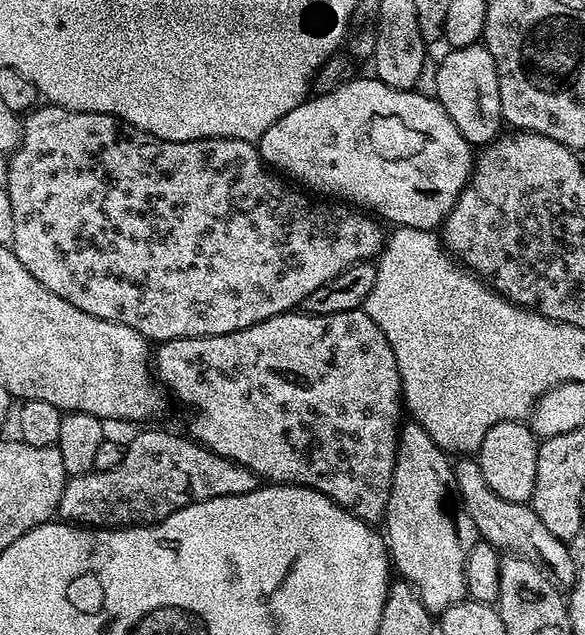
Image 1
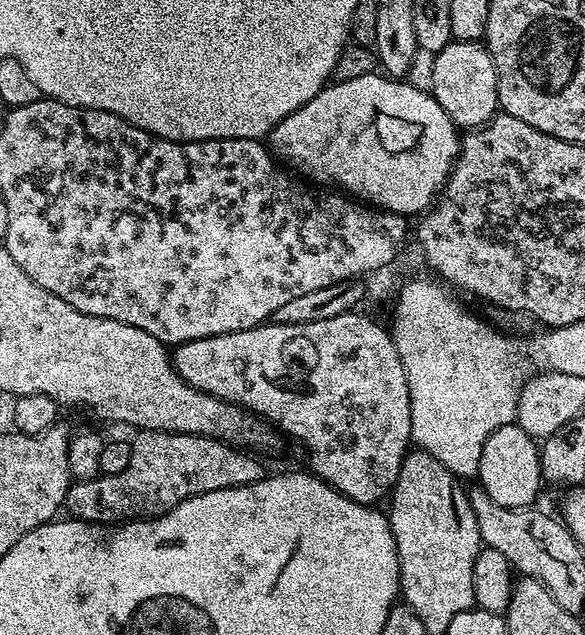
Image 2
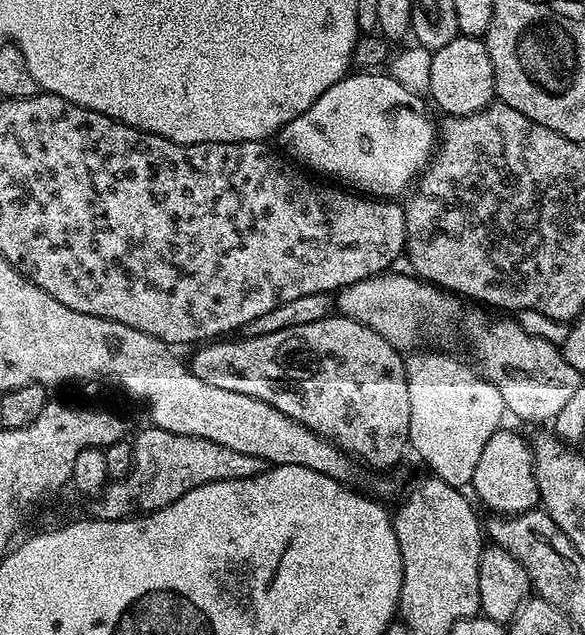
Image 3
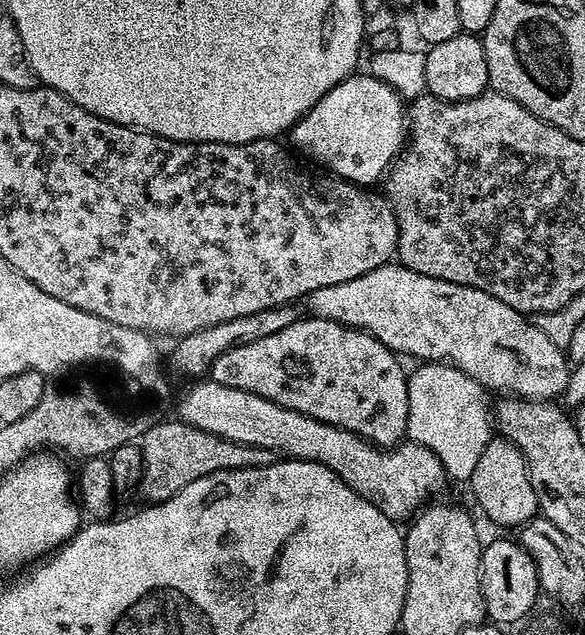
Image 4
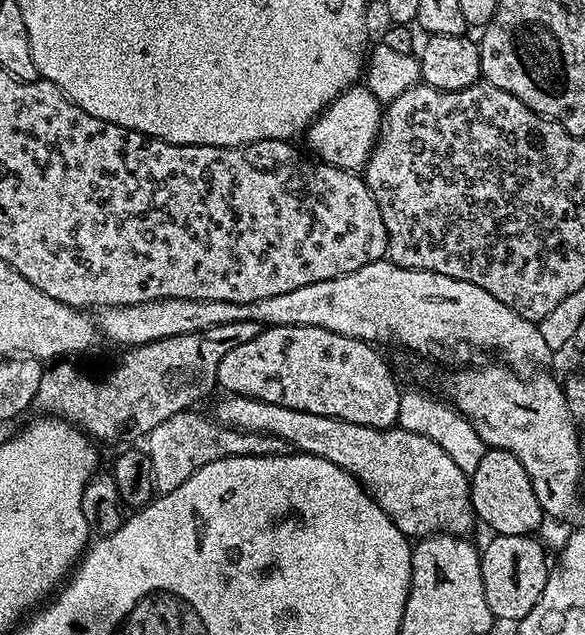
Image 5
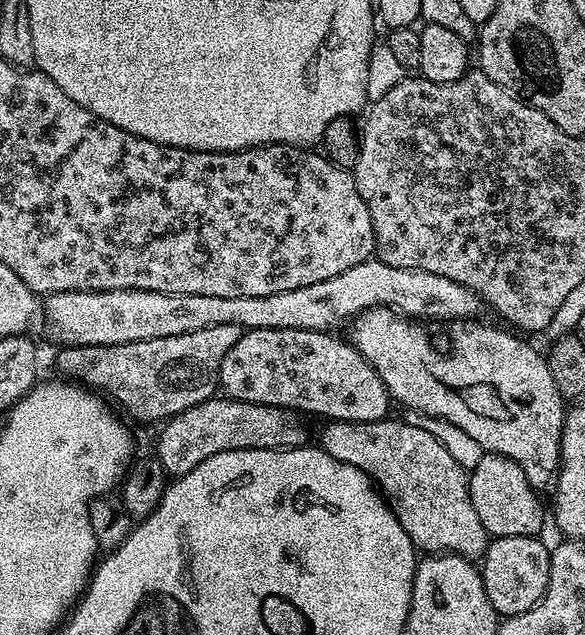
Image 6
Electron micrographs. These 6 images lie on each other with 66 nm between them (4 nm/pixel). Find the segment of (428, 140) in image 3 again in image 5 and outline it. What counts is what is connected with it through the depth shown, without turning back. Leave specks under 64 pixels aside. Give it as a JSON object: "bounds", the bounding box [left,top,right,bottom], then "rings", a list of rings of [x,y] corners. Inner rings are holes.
{"bounds":[306,86,382,170],"rings":[[[353,86],[313,120],[306,133],[306,139],[309,146],[317,152],[313,153],[323,163],[333,164],[336,168],[360,170],[368,163],[370,154],[376,147],[381,119],[382,104],[376,100],[374,94],[365,86]]]}

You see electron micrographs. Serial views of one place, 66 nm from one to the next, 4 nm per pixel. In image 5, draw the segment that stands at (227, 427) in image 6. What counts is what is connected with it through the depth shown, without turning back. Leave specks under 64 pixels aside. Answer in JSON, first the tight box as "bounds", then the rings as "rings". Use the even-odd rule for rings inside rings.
{"bounds":[146,410,290,493],"rings":[[[189,410],[158,422],[146,437],[146,451],[150,466],[154,466],[154,482],[157,493],[178,490],[194,470],[202,470],[210,462],[235,456],[286,456],[290,446],[282,438],[267,436],[265,432],[243,432],[237,428],[227,428],[211,415],[203,416],[200,410]]]}

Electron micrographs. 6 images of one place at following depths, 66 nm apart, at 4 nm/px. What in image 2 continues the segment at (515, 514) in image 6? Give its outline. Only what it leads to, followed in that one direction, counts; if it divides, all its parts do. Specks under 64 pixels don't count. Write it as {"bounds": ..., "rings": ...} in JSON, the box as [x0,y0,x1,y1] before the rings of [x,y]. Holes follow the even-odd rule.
{"bounds":[478,422,542,508],"rings":[[[513,422],[502,426],[498,430],[494,430],[494,434],[490,434],[490,438],[486,438],[486,442],[482,446],[482,454],[480,455],[478,484],[498,506],[530,508],[537,503],[536,495],[540,492],[540,484],[542,485],[540,449],[533,436],[526,434],[526,430],[522,430],[519,423]]]}

